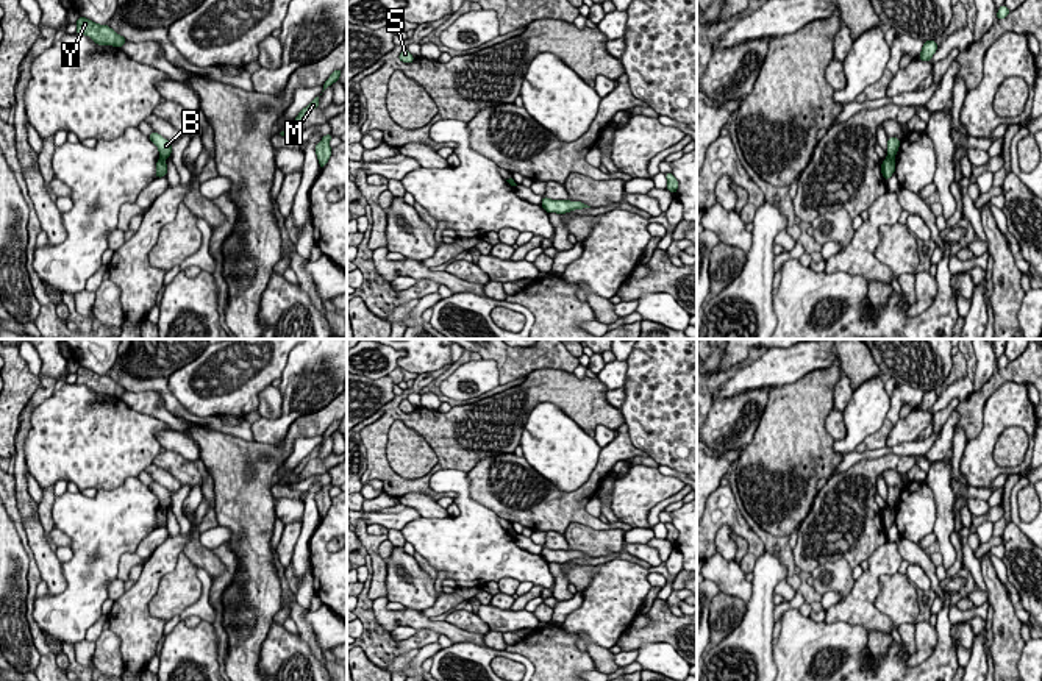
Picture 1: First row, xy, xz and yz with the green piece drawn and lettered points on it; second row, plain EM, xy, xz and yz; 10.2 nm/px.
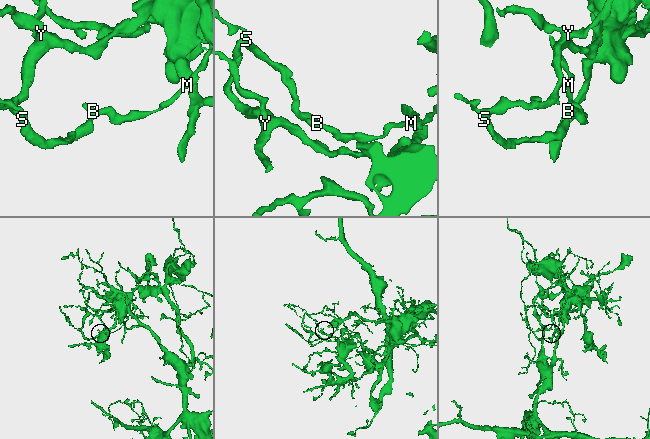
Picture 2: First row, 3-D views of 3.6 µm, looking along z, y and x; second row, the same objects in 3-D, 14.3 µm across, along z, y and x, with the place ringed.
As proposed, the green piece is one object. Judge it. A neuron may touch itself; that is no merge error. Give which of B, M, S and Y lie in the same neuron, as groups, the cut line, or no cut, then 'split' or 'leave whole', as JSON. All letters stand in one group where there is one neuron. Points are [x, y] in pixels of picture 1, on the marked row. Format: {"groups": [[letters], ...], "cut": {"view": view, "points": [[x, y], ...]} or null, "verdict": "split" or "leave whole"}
{"groups": [["B", "M"], ["S", "Y"]], "cut": {"view": "xy", "points": [[160, 155], [164, 160]]}, "verdict": "split"}

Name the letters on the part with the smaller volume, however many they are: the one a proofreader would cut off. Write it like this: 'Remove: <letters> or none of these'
Remove: S, Y

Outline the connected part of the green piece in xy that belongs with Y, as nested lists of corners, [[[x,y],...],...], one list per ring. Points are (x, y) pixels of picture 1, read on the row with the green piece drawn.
[[[83,16],[77,20],[77,33],[75,34],[86,34],[98,45],[112,45],[122,47],[125,44],[125,37],[117,34],[109,25],[98,25]]]

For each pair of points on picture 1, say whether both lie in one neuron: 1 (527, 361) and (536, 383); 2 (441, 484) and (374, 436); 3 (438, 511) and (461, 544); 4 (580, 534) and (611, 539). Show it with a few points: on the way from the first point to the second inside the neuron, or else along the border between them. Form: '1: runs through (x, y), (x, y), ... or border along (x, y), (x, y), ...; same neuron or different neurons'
1: border along (569, 372), (533, 370), (525, 378); different neurons
2: border along (467, 472), (455, 469), (438, 470), (428, 486); different neurons
3: border along (422, 514), (427, 517), (447, 516); different neurons
4: runs through (588, 539), (603, 539); same neuron

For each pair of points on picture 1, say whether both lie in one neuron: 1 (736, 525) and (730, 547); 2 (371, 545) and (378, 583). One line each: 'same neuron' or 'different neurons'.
1: different neurons
2: same neuron

